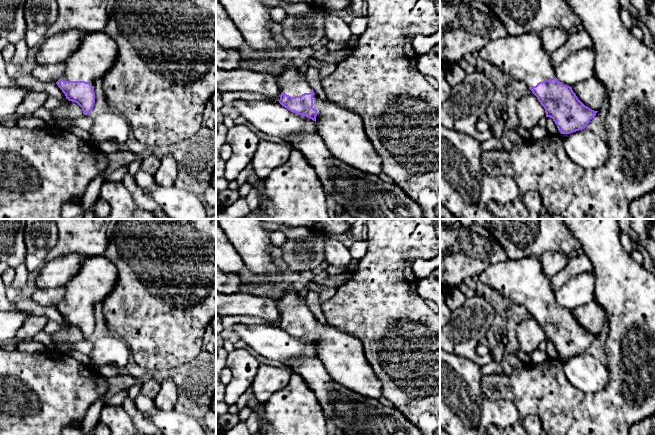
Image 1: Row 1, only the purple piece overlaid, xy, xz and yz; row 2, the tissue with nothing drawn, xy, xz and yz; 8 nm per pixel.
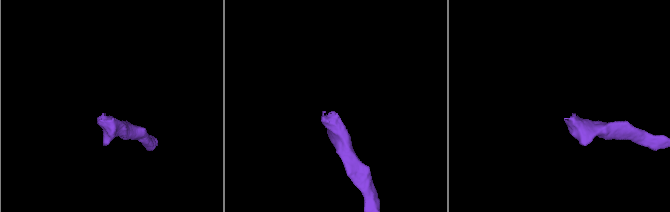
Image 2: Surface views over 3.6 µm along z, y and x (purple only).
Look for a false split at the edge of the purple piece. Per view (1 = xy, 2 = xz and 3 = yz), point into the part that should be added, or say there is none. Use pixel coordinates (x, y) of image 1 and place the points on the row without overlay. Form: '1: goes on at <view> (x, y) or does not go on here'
1: goes on at xy (97, 275)
2: goes on at xz (252, 242)
3: goes on at yz (523, 282)

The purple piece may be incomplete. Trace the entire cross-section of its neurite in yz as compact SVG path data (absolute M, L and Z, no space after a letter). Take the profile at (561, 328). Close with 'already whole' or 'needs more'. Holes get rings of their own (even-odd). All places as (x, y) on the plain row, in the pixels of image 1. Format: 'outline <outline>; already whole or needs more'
outline M540 257L493 263L479 274L479 279L510 303L525 306L561 358L586 352L598 336L585 330L572 311L557 304L555 290L543 272Z; needs more

